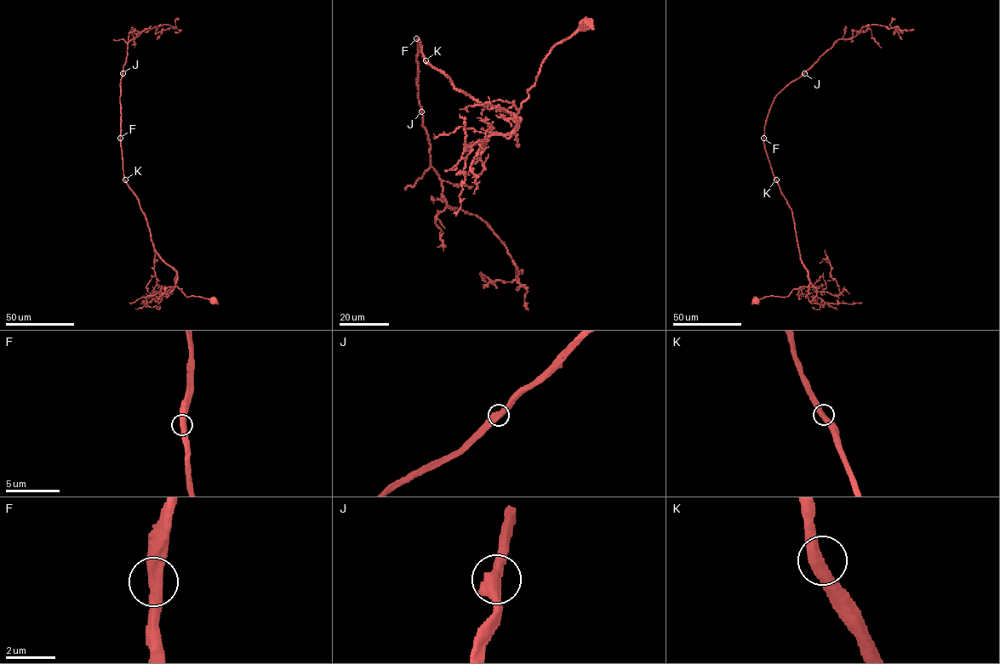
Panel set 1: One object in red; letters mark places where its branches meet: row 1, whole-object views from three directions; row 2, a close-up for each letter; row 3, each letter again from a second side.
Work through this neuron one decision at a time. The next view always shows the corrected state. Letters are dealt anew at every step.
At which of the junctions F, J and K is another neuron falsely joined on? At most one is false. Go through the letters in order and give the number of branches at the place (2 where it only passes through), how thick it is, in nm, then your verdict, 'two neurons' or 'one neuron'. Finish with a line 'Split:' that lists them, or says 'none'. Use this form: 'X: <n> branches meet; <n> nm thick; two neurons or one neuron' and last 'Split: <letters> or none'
F: 2 branches meet; 480 nm thick; one neuron
J: 2 branches meet; 500 nm thick; one neuron
K: 2 branches meet; 480 nm thick; one neuron
Split: none

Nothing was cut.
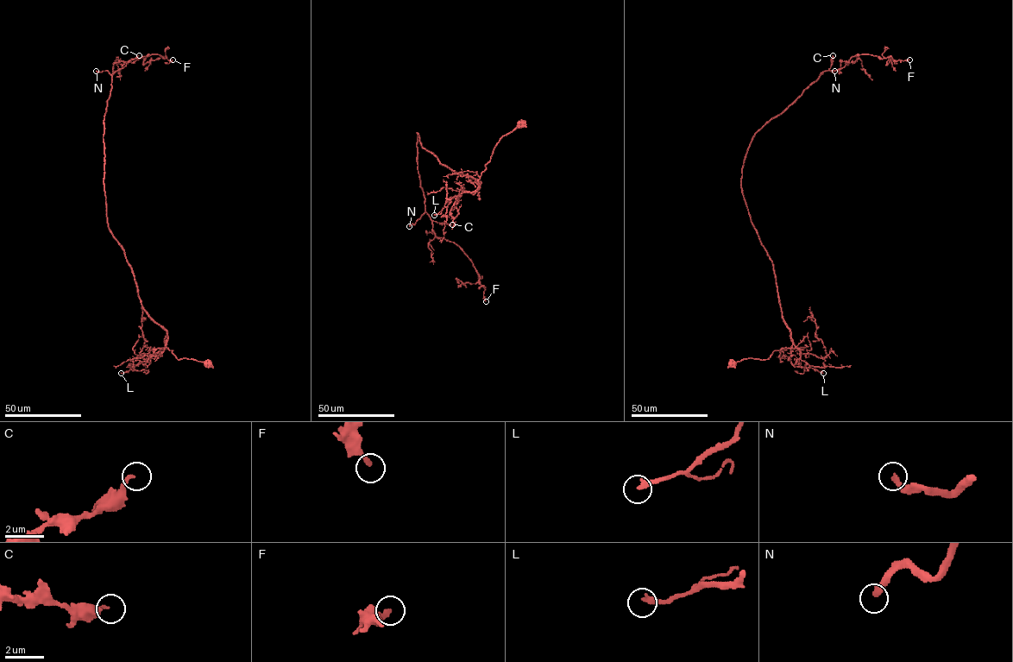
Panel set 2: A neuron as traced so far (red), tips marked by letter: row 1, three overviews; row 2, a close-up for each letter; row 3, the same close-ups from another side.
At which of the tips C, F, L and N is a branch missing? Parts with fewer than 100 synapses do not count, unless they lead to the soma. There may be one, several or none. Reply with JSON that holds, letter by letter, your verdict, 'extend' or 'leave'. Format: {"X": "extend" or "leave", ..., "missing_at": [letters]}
{"C": "leave", "F": "leave", "L": "leave", "N": "extend", "missing_at": ["N"]}

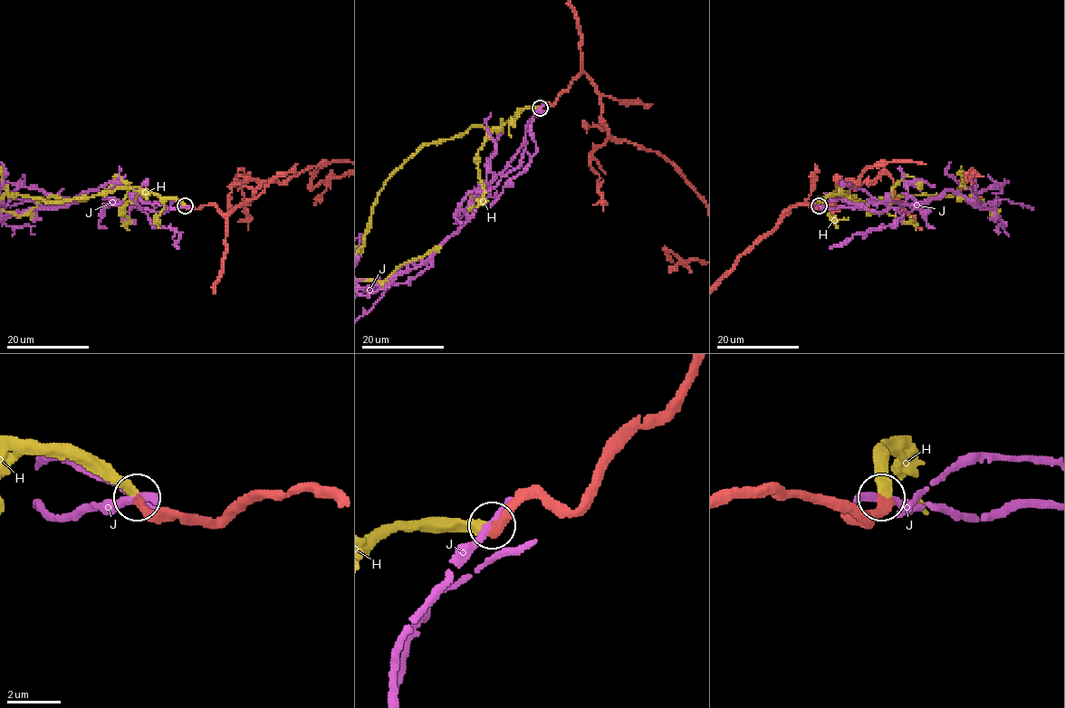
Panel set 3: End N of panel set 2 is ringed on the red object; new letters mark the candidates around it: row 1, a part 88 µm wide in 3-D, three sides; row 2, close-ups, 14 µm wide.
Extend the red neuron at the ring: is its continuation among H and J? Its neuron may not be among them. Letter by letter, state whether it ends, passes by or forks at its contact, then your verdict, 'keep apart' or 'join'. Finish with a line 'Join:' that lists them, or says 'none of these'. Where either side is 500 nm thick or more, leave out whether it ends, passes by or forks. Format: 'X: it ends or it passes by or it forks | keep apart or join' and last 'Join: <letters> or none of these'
H: it ends | join
J: it ends | keep apart
Join: H

